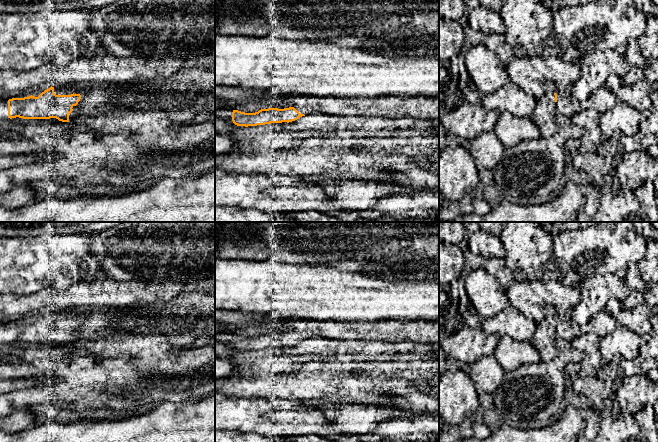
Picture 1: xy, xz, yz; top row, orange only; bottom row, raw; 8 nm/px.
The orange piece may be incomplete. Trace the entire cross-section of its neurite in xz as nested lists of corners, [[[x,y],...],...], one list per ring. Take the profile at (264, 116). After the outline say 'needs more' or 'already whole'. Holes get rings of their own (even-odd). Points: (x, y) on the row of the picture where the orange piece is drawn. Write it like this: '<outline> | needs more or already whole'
[[[266,91],[258,101],[266,103],[274,98],[284,98],[290,104],[289,108],[261,109],[255,113],[245,113],[232,110],[229,107],[215,109],[215,117],[225,121],[232,121],[237,126],[257,126],[270,123],[292,122],[299,117],[308,114],[330,114],[335,116],[382,116],[384,118],[423,118],[439,119],[439,99],[421,98],[398,98],[398,97],[378,97],[378,98],[335,98],[330,96],[307,96],[307,95],[287,95],[275,91]]] | needs more

